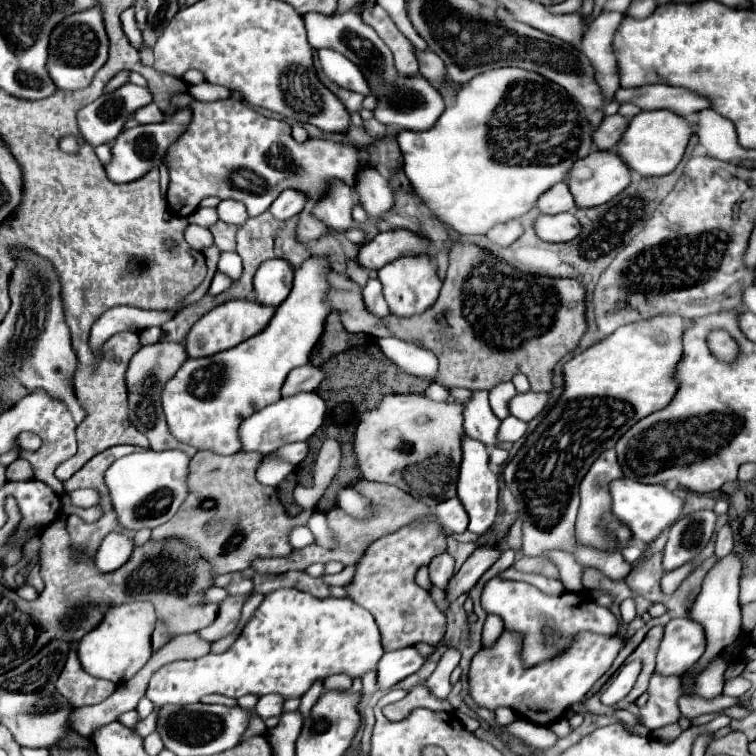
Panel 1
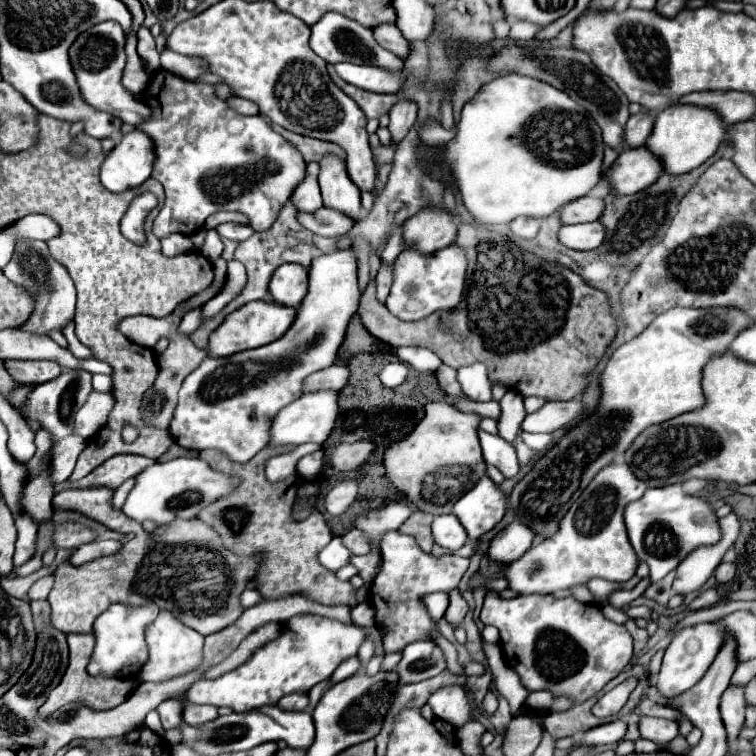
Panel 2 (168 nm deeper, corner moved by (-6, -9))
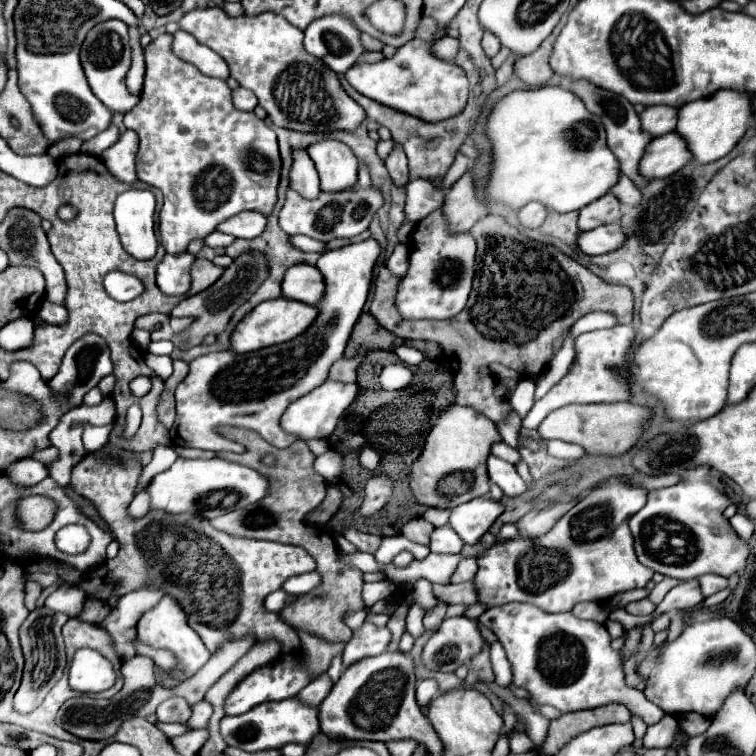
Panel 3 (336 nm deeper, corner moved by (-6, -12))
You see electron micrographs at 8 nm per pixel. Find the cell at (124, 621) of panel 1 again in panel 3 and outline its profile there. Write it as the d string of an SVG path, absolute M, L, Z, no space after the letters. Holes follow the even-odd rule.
M141 588L137 592L125 594L119 598L117 606L107 614L107 618L99 624L111 636L113 648L121 660L129 660L137 656L135 638L137 638L137 622L141 620L143 612L155 608L155 604L163 598L159 590Z

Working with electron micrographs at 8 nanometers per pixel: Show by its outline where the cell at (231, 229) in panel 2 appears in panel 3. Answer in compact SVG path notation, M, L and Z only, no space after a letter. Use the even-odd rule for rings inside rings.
M213 232L213 234L209 234L205 238L205 244L213 246L213 248L217 248L217 246L229 246L233 242L235 242L235 236L229 236L229 234L223 234L223 232Z

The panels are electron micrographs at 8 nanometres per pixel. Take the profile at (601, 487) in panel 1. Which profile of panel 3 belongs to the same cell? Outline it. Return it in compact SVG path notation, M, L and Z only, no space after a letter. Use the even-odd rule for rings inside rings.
M611 476L587 490L543 538L495 542L477 558L479 570L473 582L479 590L479 602L489 608L507 602L529 602L545 612L567 612L581 600L605 604L619 592L643 588L653 570L637 560L627 522L631 514L645 506L645 500L647 492L643 488L631 488L627 478Z

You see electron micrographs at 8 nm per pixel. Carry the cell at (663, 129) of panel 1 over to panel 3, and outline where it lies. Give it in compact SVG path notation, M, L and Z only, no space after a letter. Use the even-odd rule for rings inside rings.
M719 90L709 98L701 98L701 100L695 100L691 104L685 104L683 108L679 108L675 132L679 136L683 136L693 162L709 164L709 162L715 162L715 160L727 156L733 150L733 146L745 134L747 122L751 118L753 118L753 112L751 112L751 102L749 102L747 92Z

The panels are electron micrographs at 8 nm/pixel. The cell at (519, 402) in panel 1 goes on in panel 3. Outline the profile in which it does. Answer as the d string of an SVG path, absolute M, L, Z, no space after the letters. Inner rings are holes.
M615 402L615 404L571 404L557 408L551 412L537 428L543 440L563 440L583 446L589 454L605 454L605 456L619 456L627 452L641 436L643 424L651 418L651 412L643 406L629 404L629 402Z

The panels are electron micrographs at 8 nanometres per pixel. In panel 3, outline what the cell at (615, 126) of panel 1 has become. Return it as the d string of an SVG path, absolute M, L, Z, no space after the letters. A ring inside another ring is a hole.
M651 106L651 108L645 108L639 118L641 118L641 128L651 132L653 138L657 138L675 128L677 110L667 106Z

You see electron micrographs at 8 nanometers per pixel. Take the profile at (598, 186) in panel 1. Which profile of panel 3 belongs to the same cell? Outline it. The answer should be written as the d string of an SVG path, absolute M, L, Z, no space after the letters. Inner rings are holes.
M669 132L665 136L653 138L651 144L647 144L647 152L639 162L639 172L647 176L647 182L655 178L667 178L681 166L685 166L689 160L691 154L683 138L677 136L675 132Z

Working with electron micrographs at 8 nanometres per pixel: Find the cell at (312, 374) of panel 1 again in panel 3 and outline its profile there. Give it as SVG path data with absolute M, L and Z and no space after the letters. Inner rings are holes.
M341 358L337 360L331 370L329 370L329 380L339 380L339 382L355 382L357 378L357 366L359 366L359 358Z

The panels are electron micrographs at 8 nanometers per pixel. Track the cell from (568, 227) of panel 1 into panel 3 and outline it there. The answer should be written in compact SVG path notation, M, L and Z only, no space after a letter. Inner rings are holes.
M605 224L595 230L579 232L577 246L585 254L605 254L611 250L617 250L623 244L625 236L619 228L619 224Z

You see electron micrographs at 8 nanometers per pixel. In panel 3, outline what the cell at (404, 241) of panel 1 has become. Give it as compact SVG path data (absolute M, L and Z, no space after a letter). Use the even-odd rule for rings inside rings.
M463 174L445 196L443 216L447 220L451 234L469 232L469 228L487 214L485 200L475 194L473 180L469 174Z

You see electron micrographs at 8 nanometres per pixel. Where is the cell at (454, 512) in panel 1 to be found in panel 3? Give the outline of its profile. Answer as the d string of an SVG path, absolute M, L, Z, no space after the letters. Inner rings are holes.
M441 526L435 528L431 534L431 544L429 544L431 552L437 554L457 554L463 548L463 540L459 538L459 534L451 528L451 526Z

